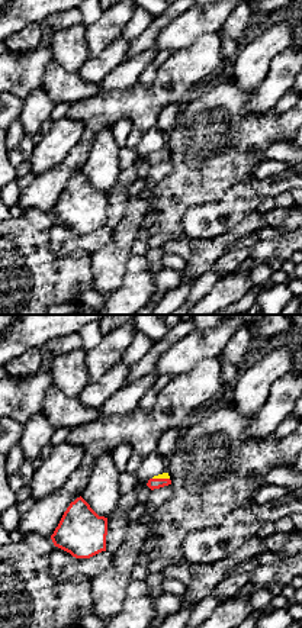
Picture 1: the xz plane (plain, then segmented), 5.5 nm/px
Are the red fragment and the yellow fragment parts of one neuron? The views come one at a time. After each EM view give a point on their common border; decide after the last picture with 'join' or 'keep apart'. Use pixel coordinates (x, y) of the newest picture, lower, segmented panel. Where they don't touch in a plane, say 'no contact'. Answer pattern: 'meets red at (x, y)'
meets red at (161, 479)

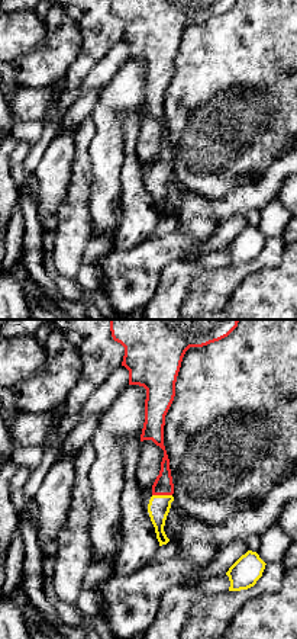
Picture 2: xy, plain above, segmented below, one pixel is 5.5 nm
meets red at (162, 494)

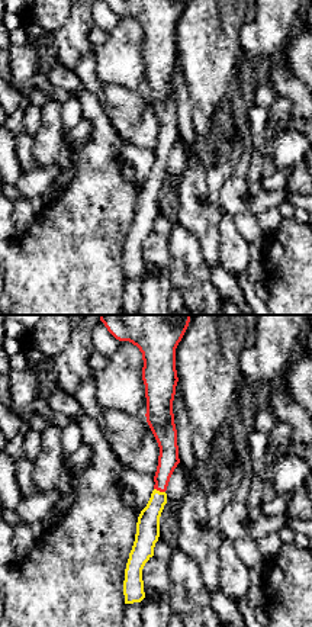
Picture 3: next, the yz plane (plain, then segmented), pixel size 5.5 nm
meets red at (160, 491)

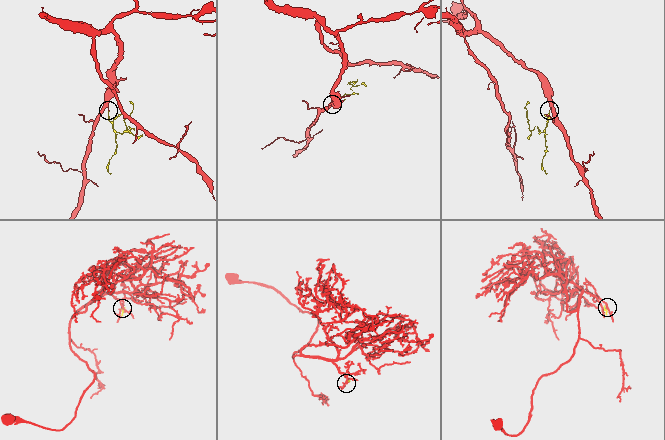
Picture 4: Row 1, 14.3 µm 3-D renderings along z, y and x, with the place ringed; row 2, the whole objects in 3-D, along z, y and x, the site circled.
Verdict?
join

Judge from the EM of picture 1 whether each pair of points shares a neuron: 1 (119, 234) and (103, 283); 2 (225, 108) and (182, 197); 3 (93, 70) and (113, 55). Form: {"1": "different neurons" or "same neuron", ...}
{"1": "same neuron", "2": "same neuron", "3": "same neuron"}

